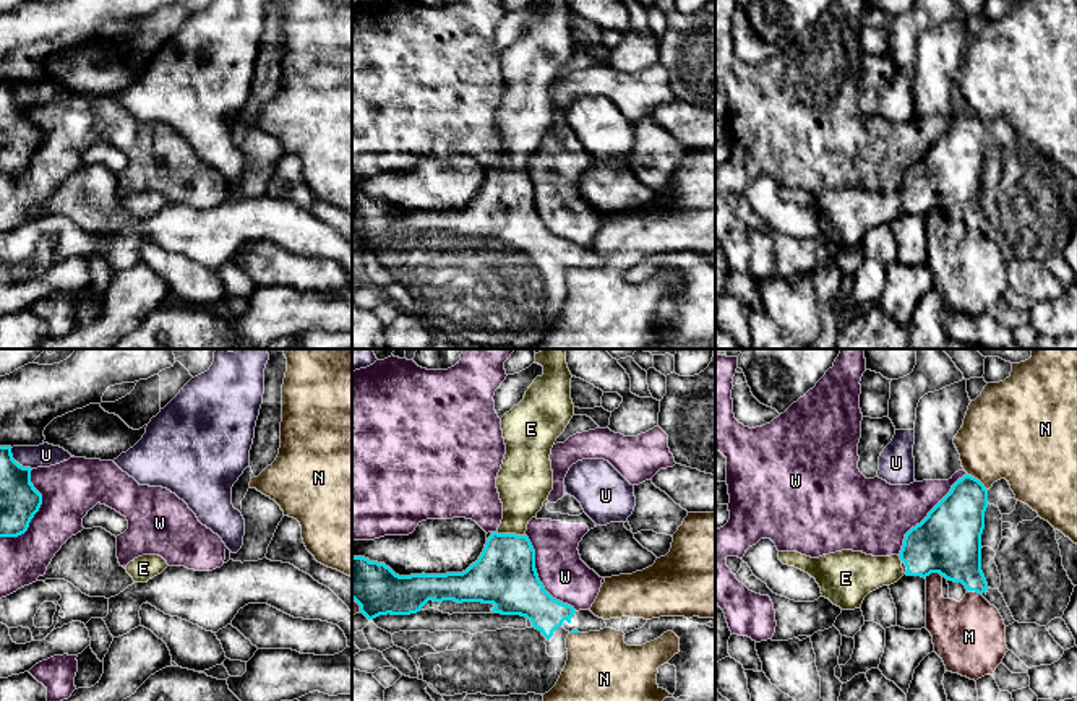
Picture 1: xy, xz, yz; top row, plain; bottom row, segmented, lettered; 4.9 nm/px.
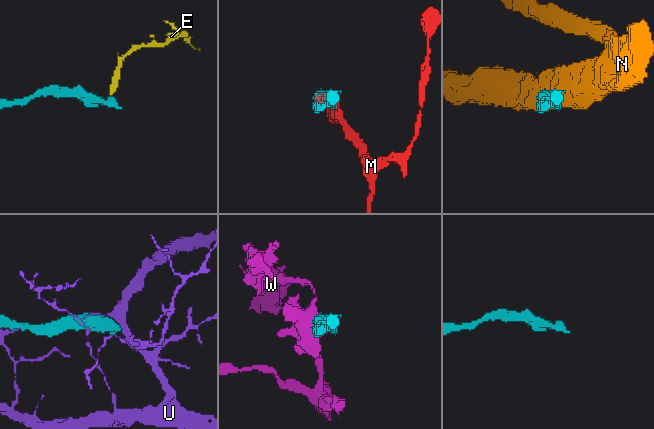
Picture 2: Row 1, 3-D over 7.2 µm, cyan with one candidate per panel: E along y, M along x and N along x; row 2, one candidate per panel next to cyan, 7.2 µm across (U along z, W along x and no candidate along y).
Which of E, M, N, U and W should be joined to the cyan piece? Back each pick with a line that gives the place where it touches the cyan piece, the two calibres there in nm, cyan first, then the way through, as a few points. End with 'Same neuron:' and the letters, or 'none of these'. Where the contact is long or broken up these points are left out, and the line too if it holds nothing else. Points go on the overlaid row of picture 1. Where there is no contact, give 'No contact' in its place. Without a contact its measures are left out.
E: Touches cyan at xz (511, 534). Thickness 320 nm (cyan) against 260 nm. Path across: xz (505, 575), (511, 534), (523, 498), (523, 485)
Same neuron: E

